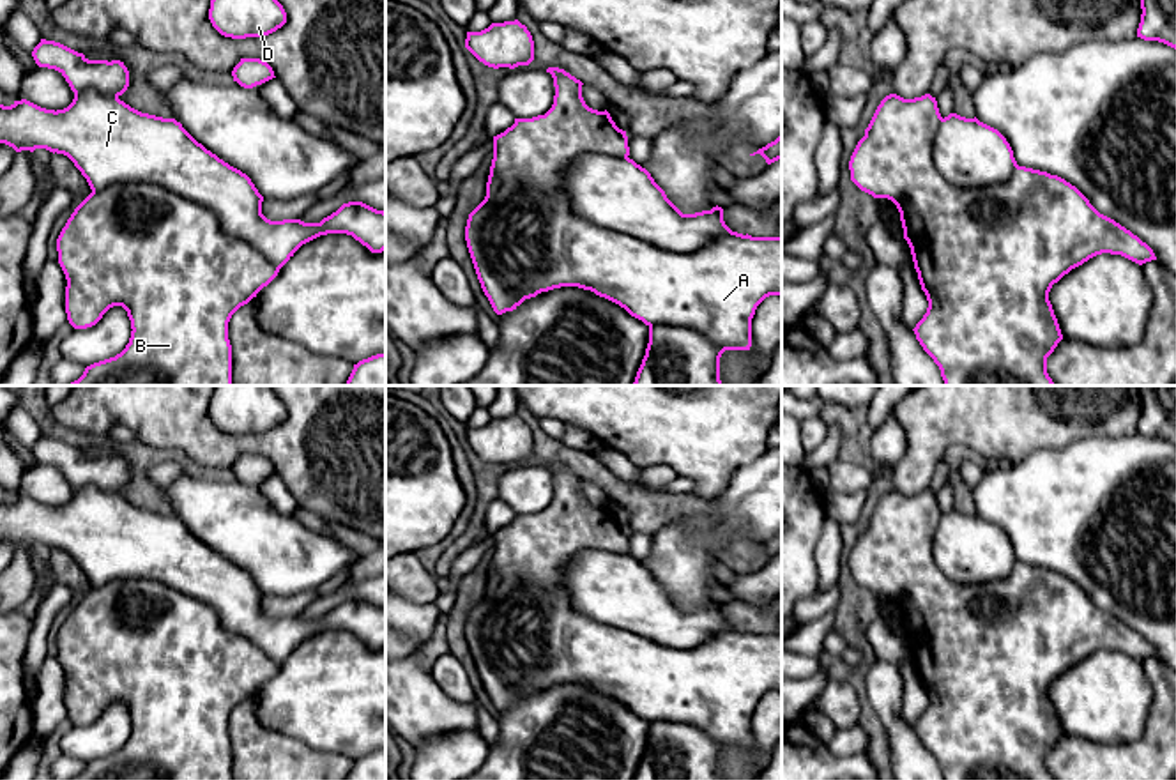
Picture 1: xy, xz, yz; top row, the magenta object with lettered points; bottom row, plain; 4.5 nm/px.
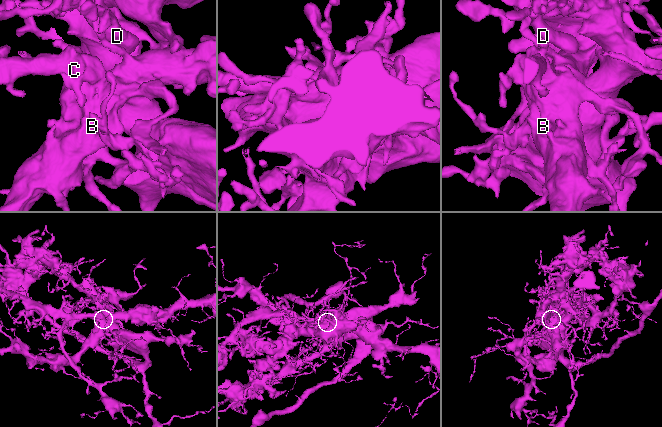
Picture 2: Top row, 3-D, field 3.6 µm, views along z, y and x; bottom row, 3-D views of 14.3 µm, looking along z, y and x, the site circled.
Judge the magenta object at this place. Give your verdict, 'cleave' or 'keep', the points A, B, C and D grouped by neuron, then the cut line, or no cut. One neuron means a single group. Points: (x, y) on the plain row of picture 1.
cleave; groups A B / C D; cut xz (563, 570), (580, 612), (660, 642), (701, 644), (731, 627)

